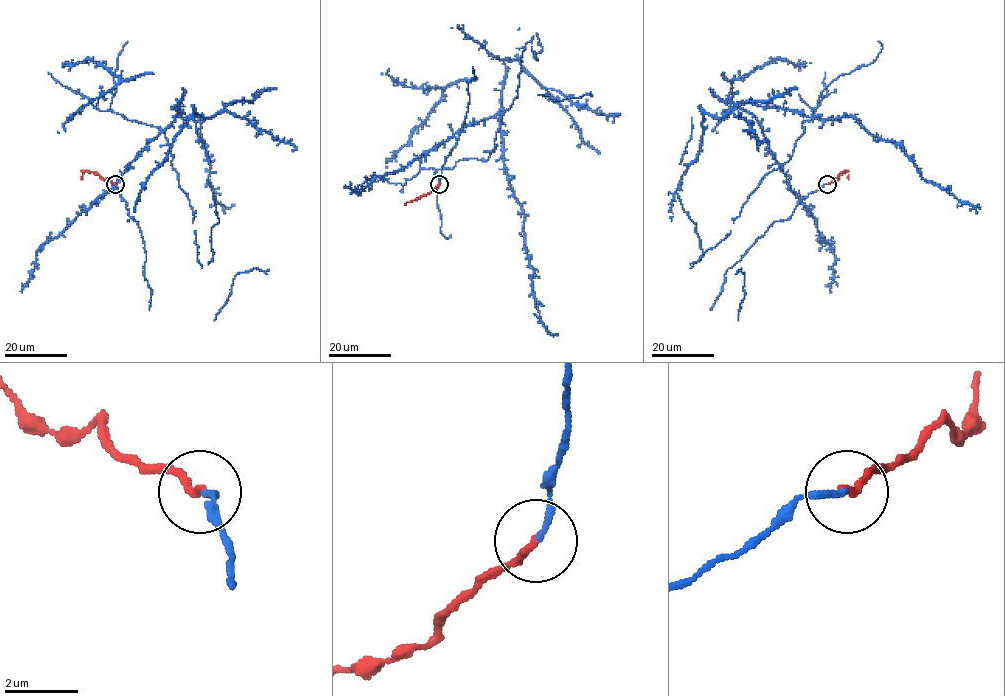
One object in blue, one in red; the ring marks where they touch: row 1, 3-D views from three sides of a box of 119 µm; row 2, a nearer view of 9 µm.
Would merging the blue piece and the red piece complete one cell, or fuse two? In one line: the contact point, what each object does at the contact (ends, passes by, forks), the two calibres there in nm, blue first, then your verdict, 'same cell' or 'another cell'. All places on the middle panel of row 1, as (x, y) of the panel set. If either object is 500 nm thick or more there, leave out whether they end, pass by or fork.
at (439, 184); blue ends there; red ends there; 170 nm thick on the blue side, 200 nm on the other; same cell

